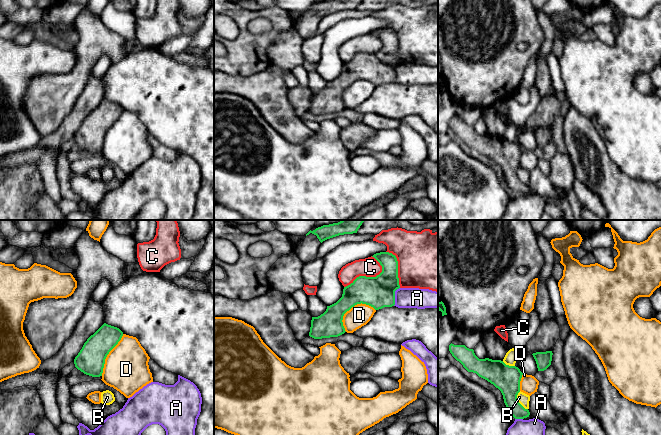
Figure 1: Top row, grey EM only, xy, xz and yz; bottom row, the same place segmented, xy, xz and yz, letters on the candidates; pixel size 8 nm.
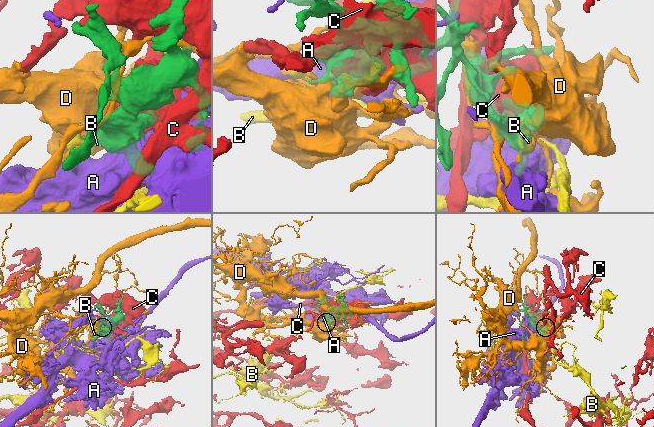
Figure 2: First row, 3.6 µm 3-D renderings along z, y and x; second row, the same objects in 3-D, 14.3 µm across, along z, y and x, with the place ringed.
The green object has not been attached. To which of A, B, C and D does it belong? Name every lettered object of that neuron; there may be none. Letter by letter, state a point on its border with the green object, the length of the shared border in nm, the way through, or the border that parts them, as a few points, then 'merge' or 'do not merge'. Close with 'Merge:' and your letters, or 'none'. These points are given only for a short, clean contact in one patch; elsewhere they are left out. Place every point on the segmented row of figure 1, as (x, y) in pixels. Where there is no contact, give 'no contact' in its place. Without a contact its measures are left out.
A: contact xz (394, 296); length 160 nm; do not merge
B: contact yz (517, 401); length 170 nm; do not merge
C: contact xz (365, 276); length 360 nm; do not merge
D: contact xz (351, 307); length 300 nm; do not merge
Merge: none

